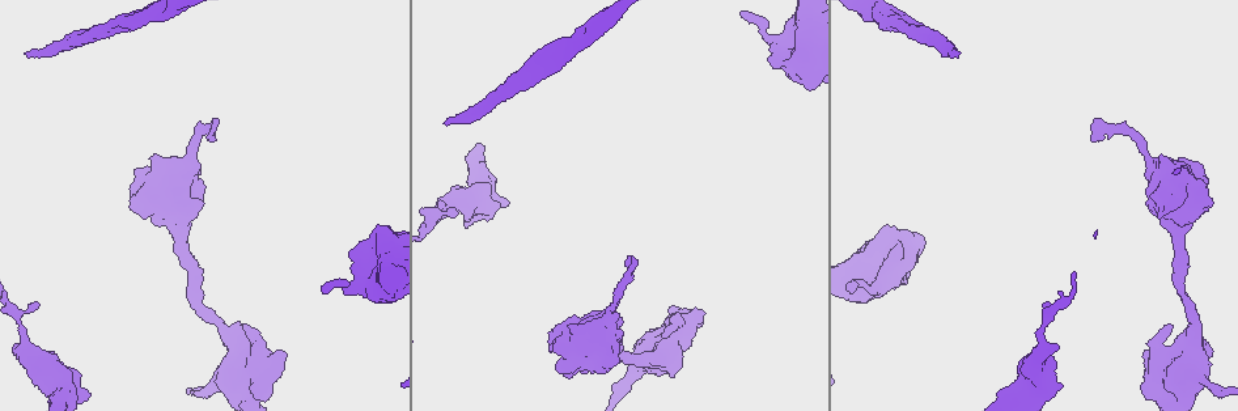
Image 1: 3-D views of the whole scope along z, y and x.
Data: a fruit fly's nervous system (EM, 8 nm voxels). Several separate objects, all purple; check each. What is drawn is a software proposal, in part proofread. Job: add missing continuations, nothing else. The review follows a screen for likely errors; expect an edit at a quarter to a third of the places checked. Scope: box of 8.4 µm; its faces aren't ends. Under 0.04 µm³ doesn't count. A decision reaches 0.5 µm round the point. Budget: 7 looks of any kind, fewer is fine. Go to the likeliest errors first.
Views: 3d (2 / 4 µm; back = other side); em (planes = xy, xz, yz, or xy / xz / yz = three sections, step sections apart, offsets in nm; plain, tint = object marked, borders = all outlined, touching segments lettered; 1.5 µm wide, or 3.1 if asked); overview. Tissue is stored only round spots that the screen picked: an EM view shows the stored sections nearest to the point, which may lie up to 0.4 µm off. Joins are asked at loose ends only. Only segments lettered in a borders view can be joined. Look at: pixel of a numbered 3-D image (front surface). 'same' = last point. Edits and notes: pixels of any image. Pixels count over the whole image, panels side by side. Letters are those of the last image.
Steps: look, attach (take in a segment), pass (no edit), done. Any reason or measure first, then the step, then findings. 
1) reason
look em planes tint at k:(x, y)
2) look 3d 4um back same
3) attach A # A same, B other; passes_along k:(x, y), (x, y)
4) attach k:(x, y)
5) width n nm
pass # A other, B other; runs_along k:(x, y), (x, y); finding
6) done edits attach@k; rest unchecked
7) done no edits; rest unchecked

end of a long branch
look em xy step 4 borders at 1:(959, 51)

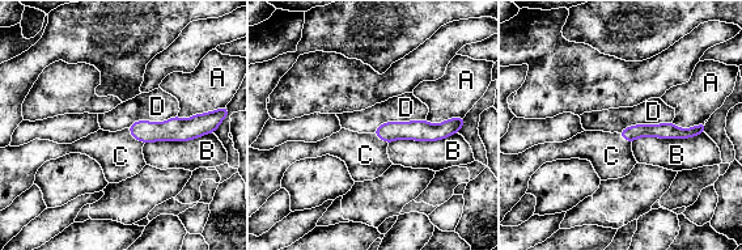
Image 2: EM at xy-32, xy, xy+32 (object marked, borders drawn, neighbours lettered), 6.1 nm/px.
longest_contact B 460 nm
attach C # A other, B other, C same, D other; passes_along 2:(174, 130), (135, 138), (121, 156); it goes on there

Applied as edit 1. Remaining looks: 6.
stops while still wide
look em planes borders at 1:(1173, 174)

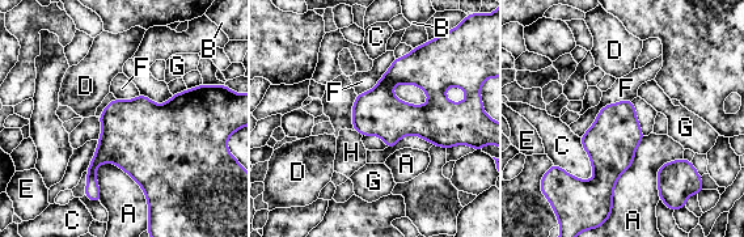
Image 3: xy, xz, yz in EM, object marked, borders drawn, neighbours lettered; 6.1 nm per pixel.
pass # A other, B other, C other, D other, E other, F other, G other, H other; border 3:(632, 98), (607, 104), (579, 136); none of them fits

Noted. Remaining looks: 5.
see it whole again
look overview

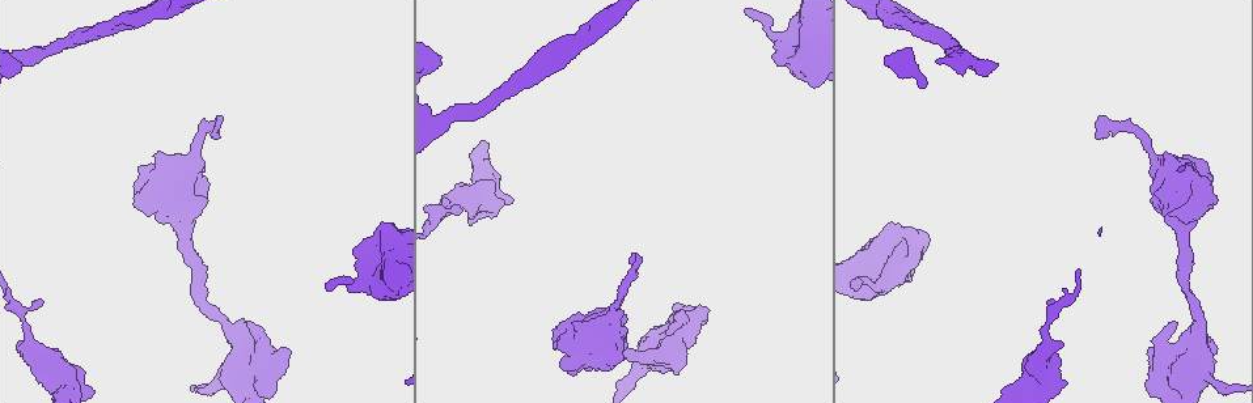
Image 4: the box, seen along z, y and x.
branch stops here
look em xz step 4 borders at 4:(41, 301)

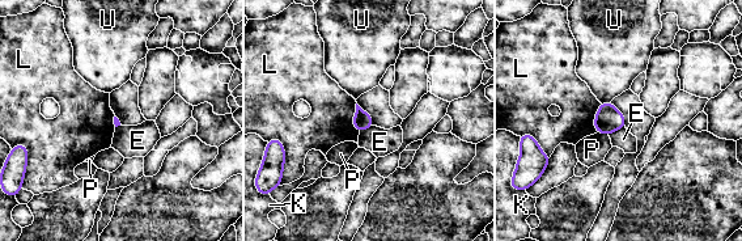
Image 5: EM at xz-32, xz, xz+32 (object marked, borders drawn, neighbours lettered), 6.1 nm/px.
cut it another way
look em planes borders same

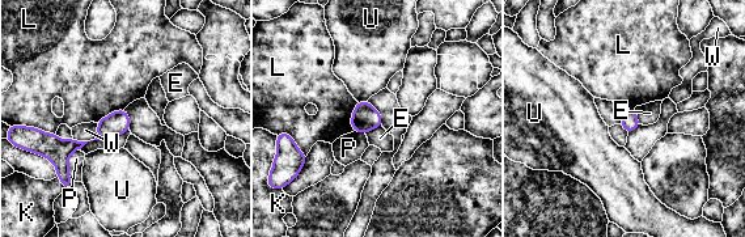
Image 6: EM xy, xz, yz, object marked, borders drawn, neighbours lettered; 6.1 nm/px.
width 100 nm
pass # E other, K other, L other, P other, U other, W other; border 6:(381, 125), (365, 134); no lettered segment goes on from it

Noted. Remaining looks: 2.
done edits attach@2; rest unchecked

